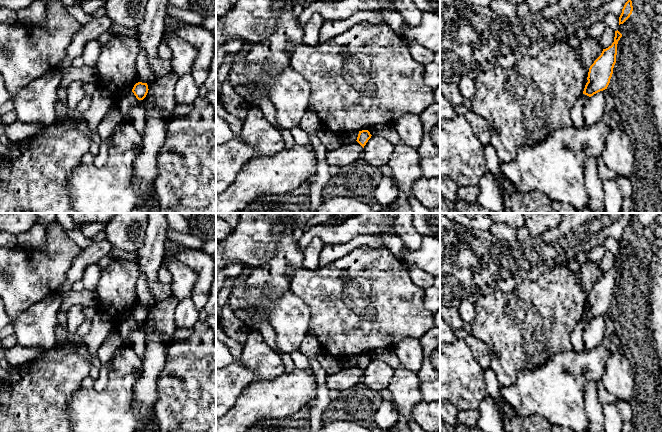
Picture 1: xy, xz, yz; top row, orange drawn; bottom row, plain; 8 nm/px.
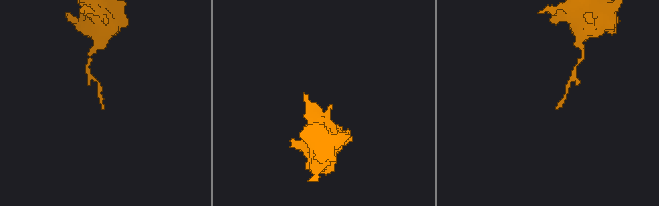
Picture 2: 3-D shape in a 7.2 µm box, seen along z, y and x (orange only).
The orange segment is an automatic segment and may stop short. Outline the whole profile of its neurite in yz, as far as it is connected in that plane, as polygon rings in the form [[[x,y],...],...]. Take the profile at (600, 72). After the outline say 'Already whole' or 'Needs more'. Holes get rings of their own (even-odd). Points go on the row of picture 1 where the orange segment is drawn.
[[[615,31],[614,42],[603,49],[601,55],[590,66],[583,94],[591,97],[594,94],[607,89],[616,63],[617,44],[622,34]]]. Already whole

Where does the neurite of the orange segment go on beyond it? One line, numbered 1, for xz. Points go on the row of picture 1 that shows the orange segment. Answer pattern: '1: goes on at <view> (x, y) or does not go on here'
1: does not go on here

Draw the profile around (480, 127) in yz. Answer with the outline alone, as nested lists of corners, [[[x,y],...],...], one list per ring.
[[[464,105],[455,106],[454,110],[457,115],[464,116],[473,129],[474,134],[482,145],[490,144],[490,128],[485,119],[475,114],[472,109],[465,107]]]

